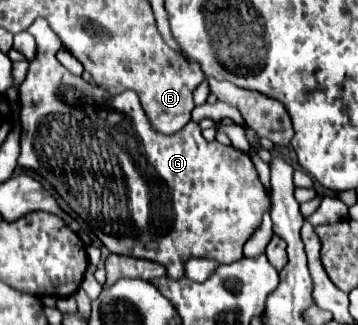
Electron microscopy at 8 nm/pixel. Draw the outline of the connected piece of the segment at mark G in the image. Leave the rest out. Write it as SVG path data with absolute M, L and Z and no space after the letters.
M38 18L30 28L28 32L36 38L36 44L38 44L38 52L36 52L36 58L30 60L30 68L28 68L28 74L26 74L26 80L22 82L20 86L20 122L22 122L22 138L20 138L20 144L22 144L22 152L20 152L20 158L18 158L18 164L28 168L28 170L34 170L38 172L42 178L46 178L54 188L56 192L70 204L70 208L92 228L92 232L102 240L102 244L110 250L110 252L116 252L116 254L128 254L128 256L136 256L136 258L146 258L146 260L154 260L154 262L160 262L168 268L168 276L170 278L180 278L184 274L184 262L190 258L190 256L198 256L198 258L212 258L220 264L230 264L230 262L236 262L240 260L244 254L242 254L242 246L246 244L246 240L250 238L250 234L256 230L256 226L260 224L260 218L266 210L272 208L272 198L268 196L266 188L262 186L260 182L260 176L250 160L250 156L246 152L240 152L232 146L222 146L218 140L212 140L208 142L202 132L200 132L200 126L196 122L188 122L188 126L184 126L184 130L176 132L176 134L160 134L160 132L152 132L150 128L150 122L140 106L140 100L136 96L136 92L122 92L118 96L110 96L106 90L98 88L96 84L90 84L86 80L82 80L80 76L74 76L70 74L56 58L58 50L62 48L62 42L60 38L56 38L56 34L52 32L52 28L48 26L48 22L44 22L44 18Z

